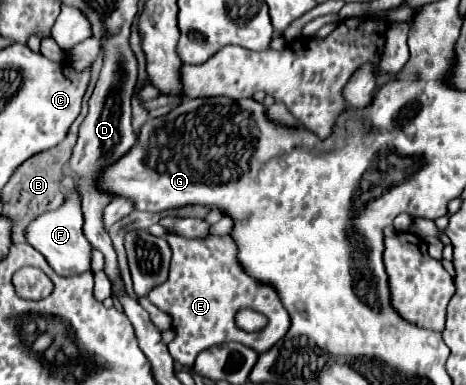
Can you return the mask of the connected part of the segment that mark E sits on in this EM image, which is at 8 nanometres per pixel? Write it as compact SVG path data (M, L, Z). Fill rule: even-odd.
M167 234L167 242L173 250L169 280L163 286L151 290L149 300L171 316L171 328L175 338L169 346L171 356L183 364L191 366L199 352L205 348L225 344L225 342L241 342L253 348L257 354L267 352L277 340L285 336L289 330L289 314L281 306L275 290L267 284L259 284L251 276L243 272L237 262L237 246L231 236L205 236L205 238L181 238ZM239 308L253 308L267 316L269 324L255 334L247 334L235 328L235 312Z

